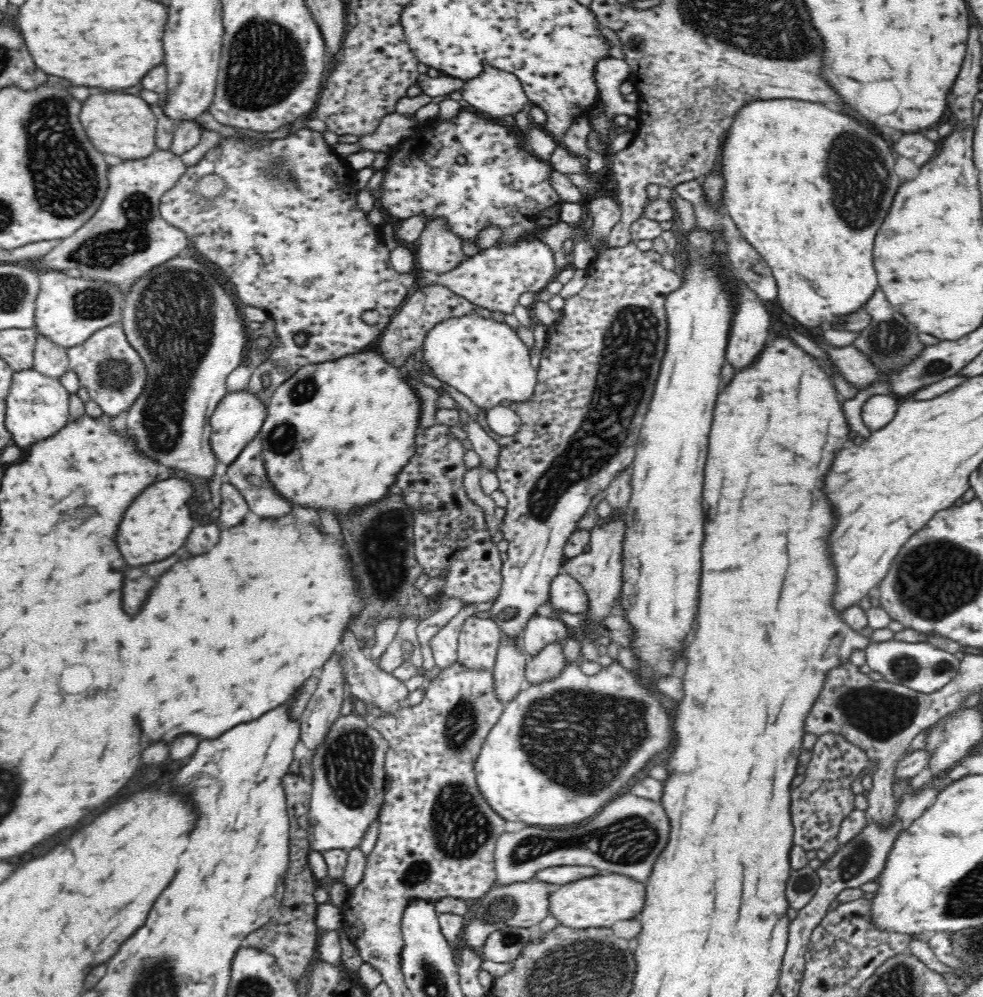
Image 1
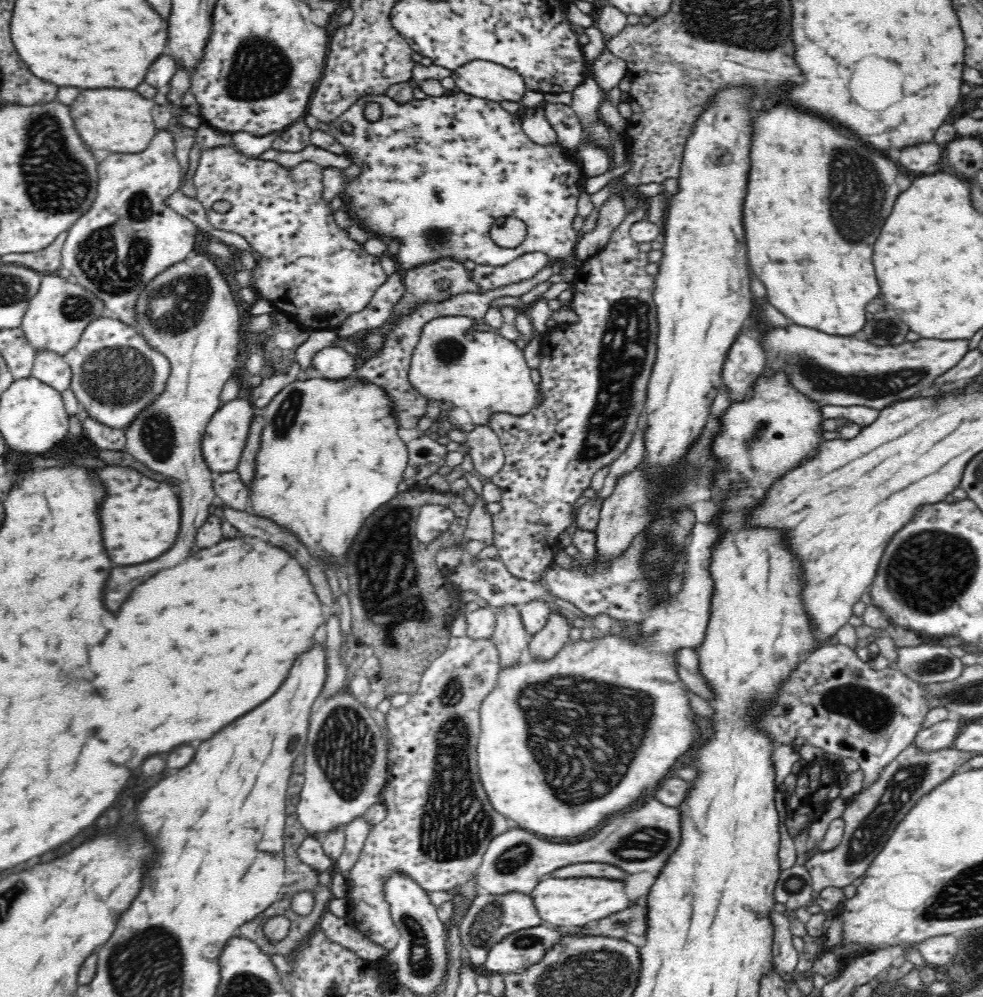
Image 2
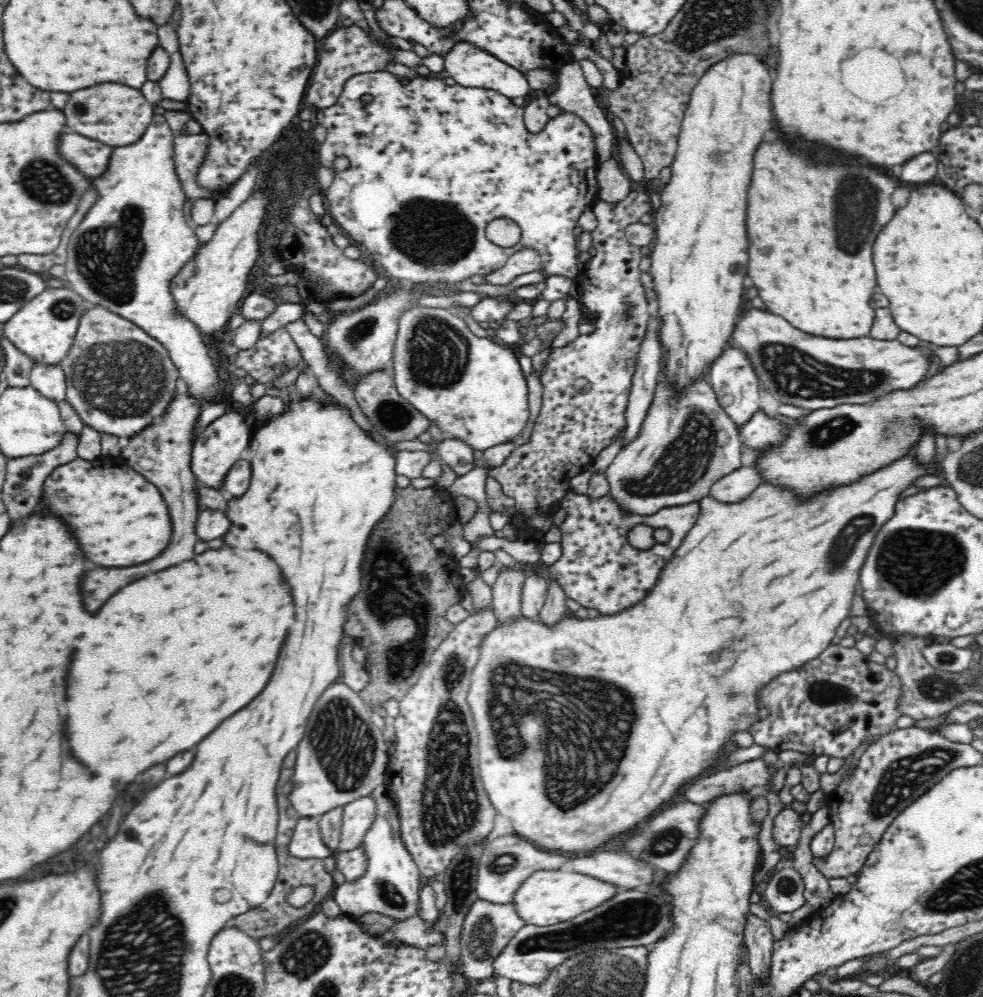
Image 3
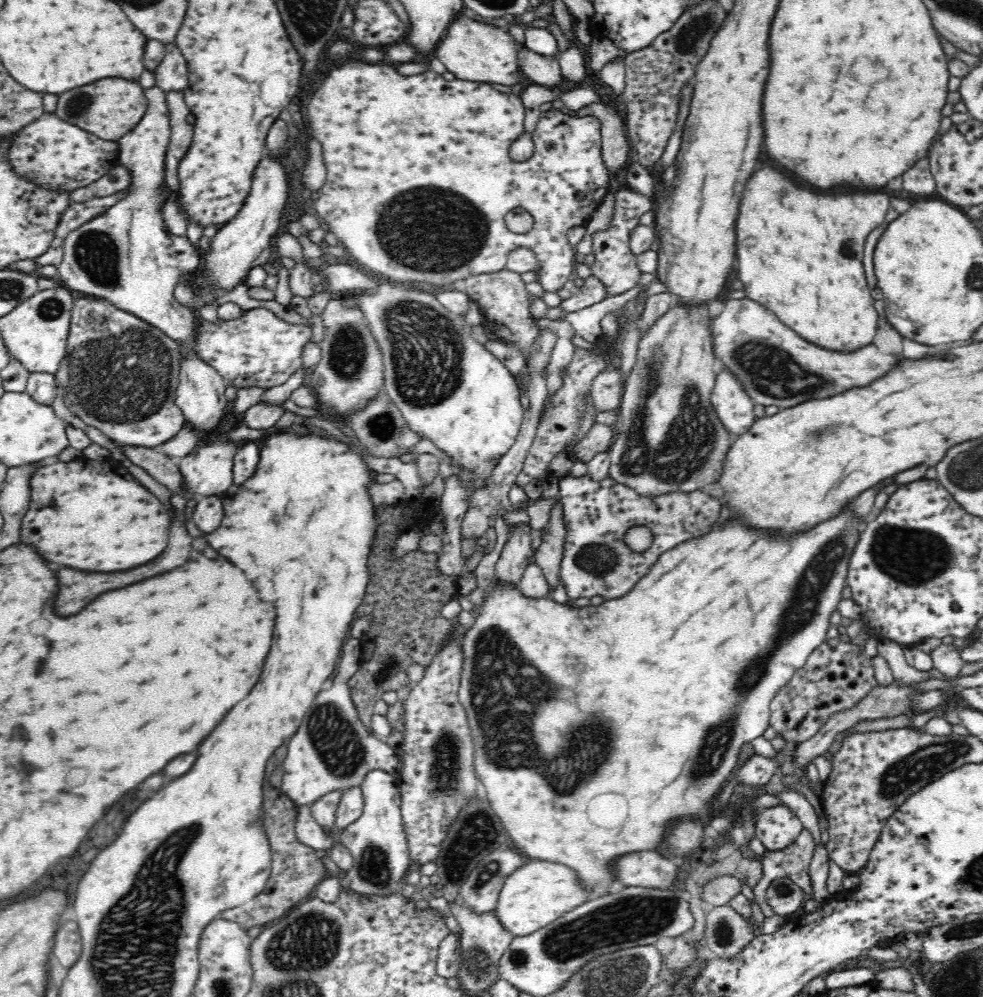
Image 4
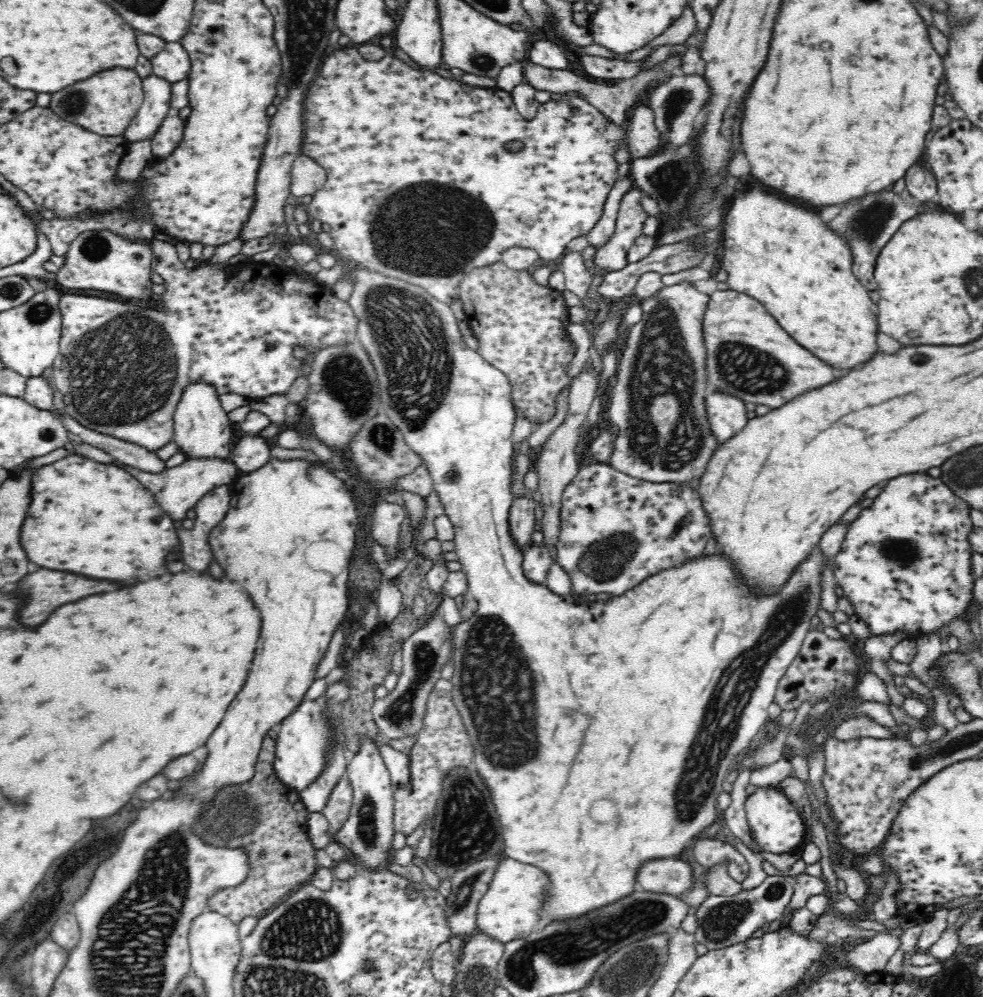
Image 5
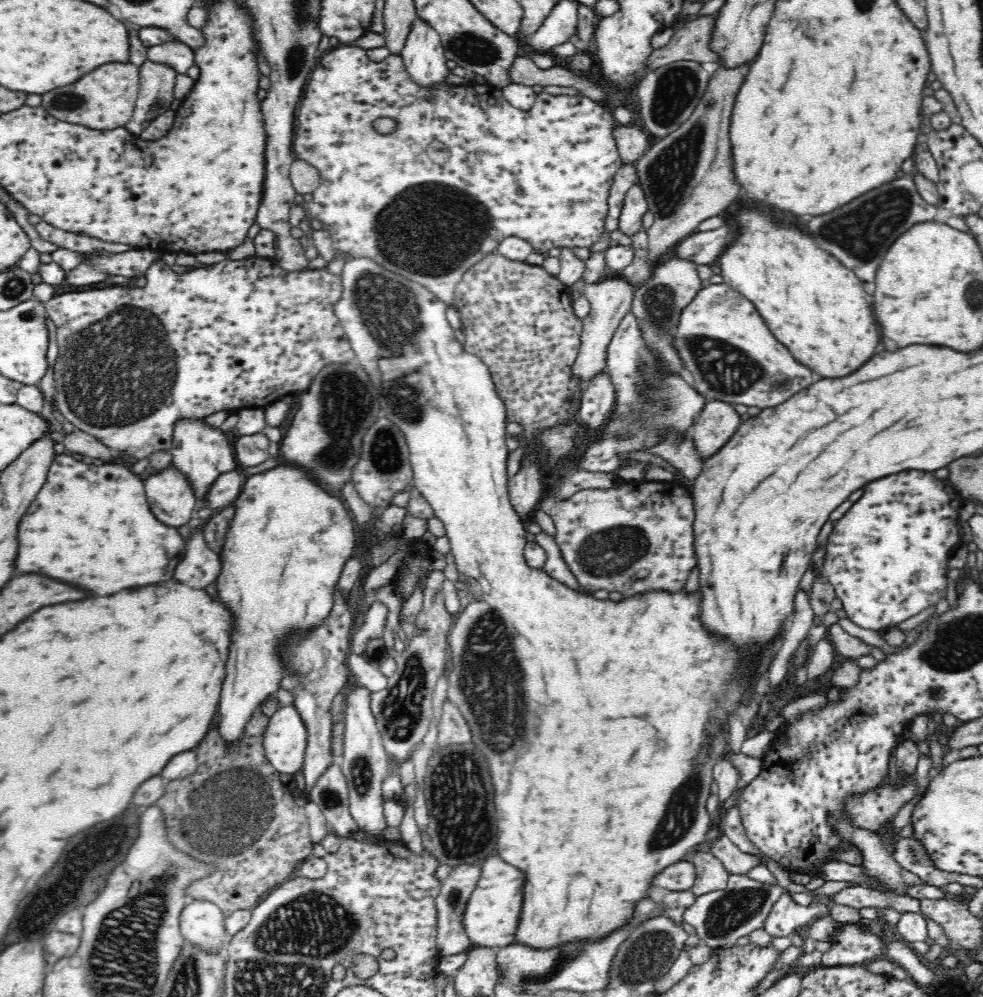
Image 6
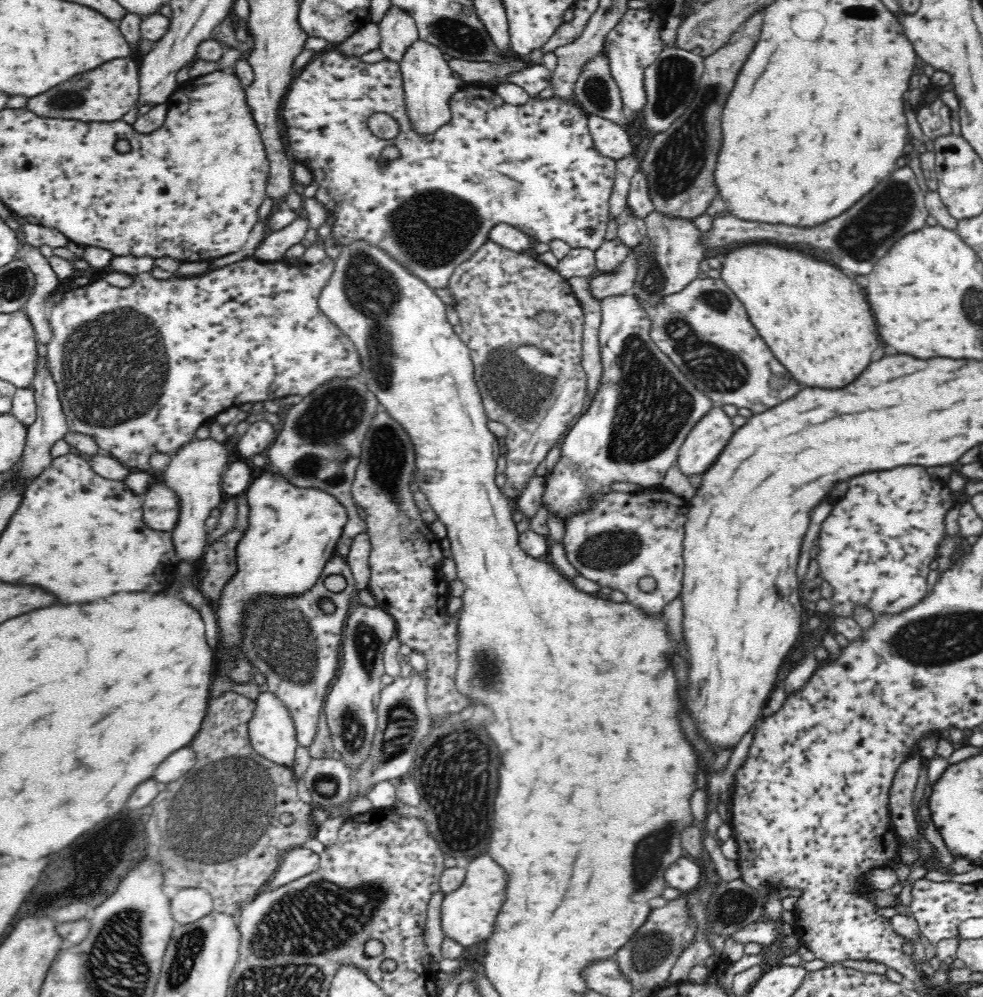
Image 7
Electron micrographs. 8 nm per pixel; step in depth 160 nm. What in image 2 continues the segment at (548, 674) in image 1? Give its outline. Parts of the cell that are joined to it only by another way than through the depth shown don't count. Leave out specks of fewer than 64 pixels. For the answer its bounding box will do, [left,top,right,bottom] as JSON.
[527,613,570,661]

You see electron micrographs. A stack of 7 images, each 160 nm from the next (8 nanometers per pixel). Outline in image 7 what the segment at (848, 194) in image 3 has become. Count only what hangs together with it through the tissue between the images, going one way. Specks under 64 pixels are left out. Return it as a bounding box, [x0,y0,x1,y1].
[721,242,880,388]

